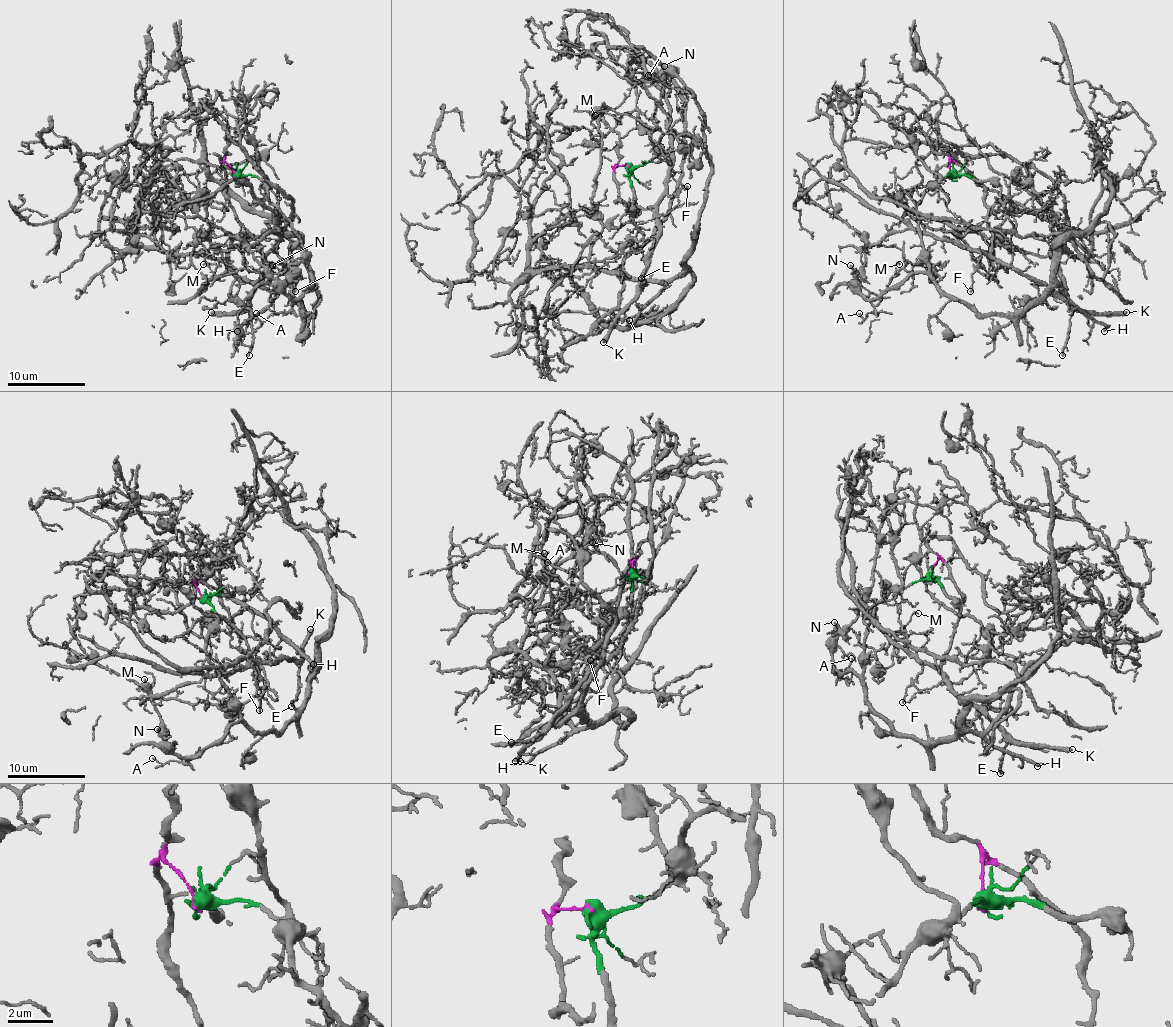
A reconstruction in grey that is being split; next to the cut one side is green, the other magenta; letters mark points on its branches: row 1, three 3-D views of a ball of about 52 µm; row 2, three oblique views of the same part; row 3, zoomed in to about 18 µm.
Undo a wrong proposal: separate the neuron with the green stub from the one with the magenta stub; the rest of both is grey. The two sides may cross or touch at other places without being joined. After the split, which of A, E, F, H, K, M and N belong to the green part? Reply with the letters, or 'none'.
A, H, M, N

